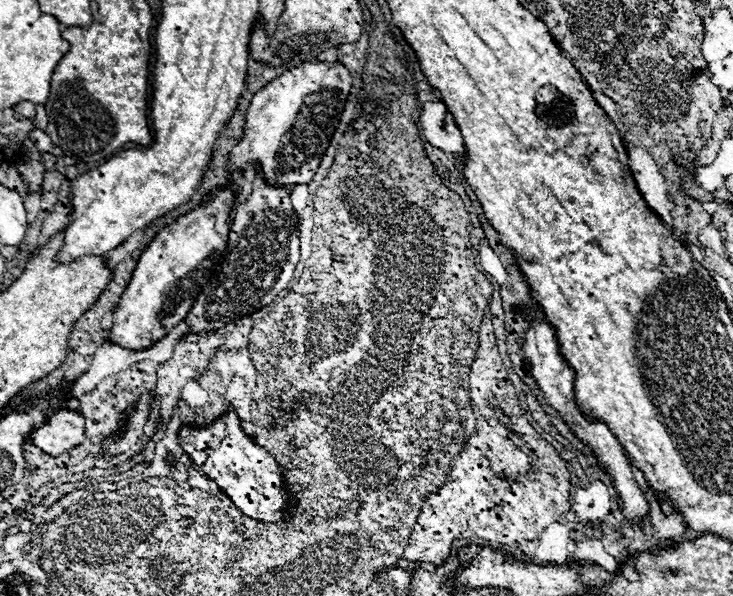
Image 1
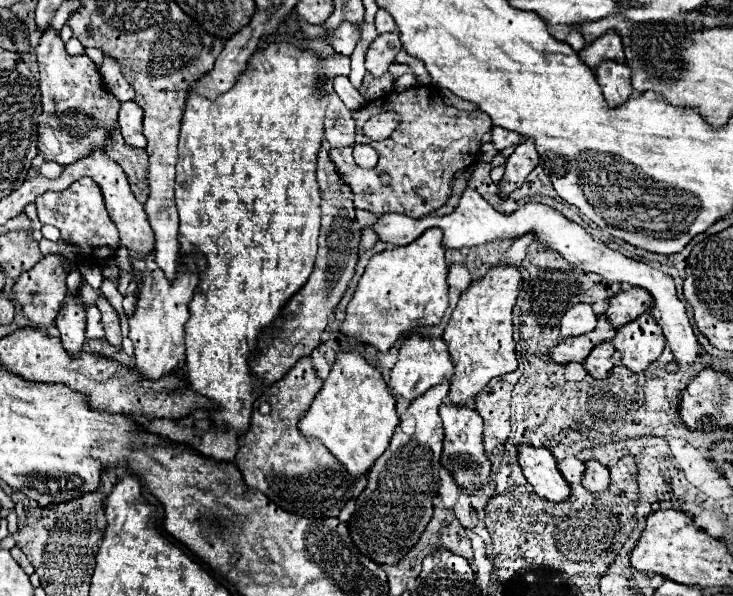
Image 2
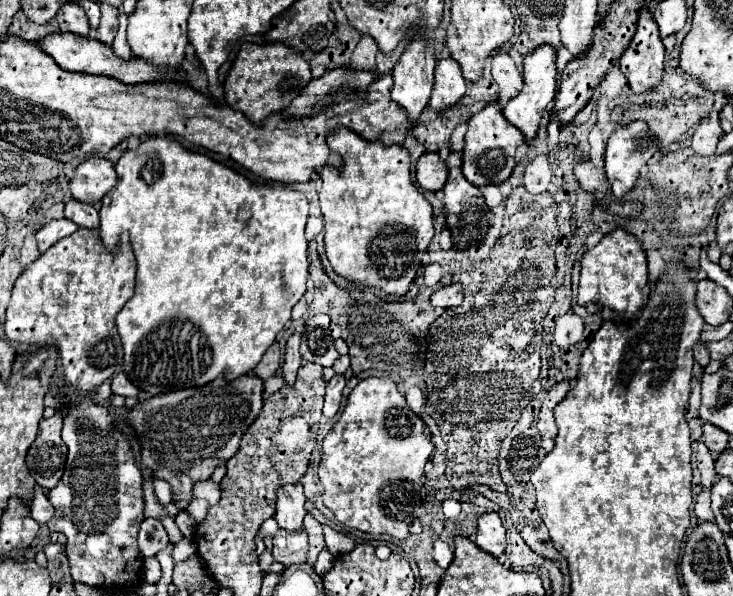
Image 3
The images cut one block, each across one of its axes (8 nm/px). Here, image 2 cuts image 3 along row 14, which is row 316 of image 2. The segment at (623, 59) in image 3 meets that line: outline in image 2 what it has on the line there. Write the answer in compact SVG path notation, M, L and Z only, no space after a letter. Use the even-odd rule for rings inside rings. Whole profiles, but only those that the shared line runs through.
M652 314L638 316L632 324L618 328L614 338L616 350L622 354L622 362L632 372L644 372L664 350L664 334Z

